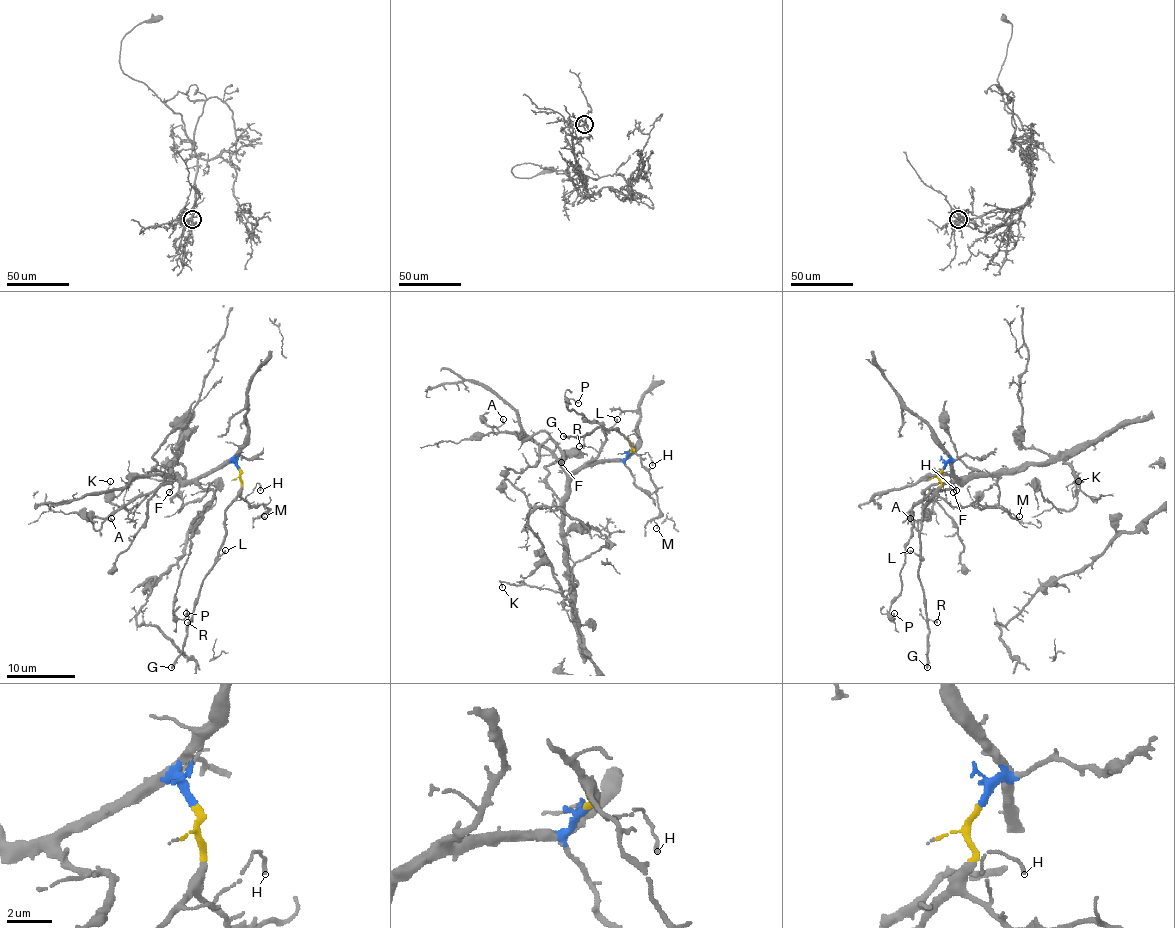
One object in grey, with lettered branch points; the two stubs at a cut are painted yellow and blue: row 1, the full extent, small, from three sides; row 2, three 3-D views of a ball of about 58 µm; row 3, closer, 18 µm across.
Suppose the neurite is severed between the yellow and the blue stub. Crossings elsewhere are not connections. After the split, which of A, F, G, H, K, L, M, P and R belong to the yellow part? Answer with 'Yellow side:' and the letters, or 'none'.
Yellow side: G, H, L, M, R

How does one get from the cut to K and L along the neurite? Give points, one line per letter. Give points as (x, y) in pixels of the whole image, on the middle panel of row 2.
K: (631, 451), (580, 468), (571, 478), (563, 535), (576, 583), (561, 592), (502, 587)
L: (631, 451), (633, 447), (618, 428), (611, 428), (618, 418)

